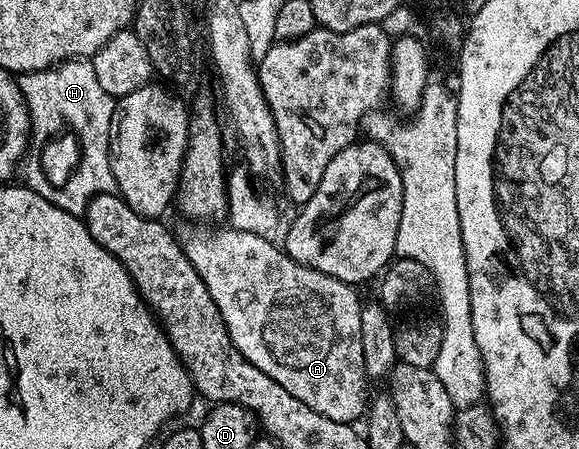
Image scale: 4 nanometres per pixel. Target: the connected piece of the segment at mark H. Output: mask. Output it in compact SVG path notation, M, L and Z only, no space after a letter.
M70 60L59 66L51 66L48 70L36 70L33 74L24 75L19 82L21 95L29 106L30 123L32 127L52 130L57 121L65 122L74 137L79 138L81 153L95 156L93 168L101 168L101 174L81 174L81 184L75 184L77 191L70 198L72 205L83 208L90 200L99 194L111 194L117 189L111 182L114 174L110 170L109 140L110 124L114 118L116 99L112 98L110 89L95 76L95 68L89 60Z

